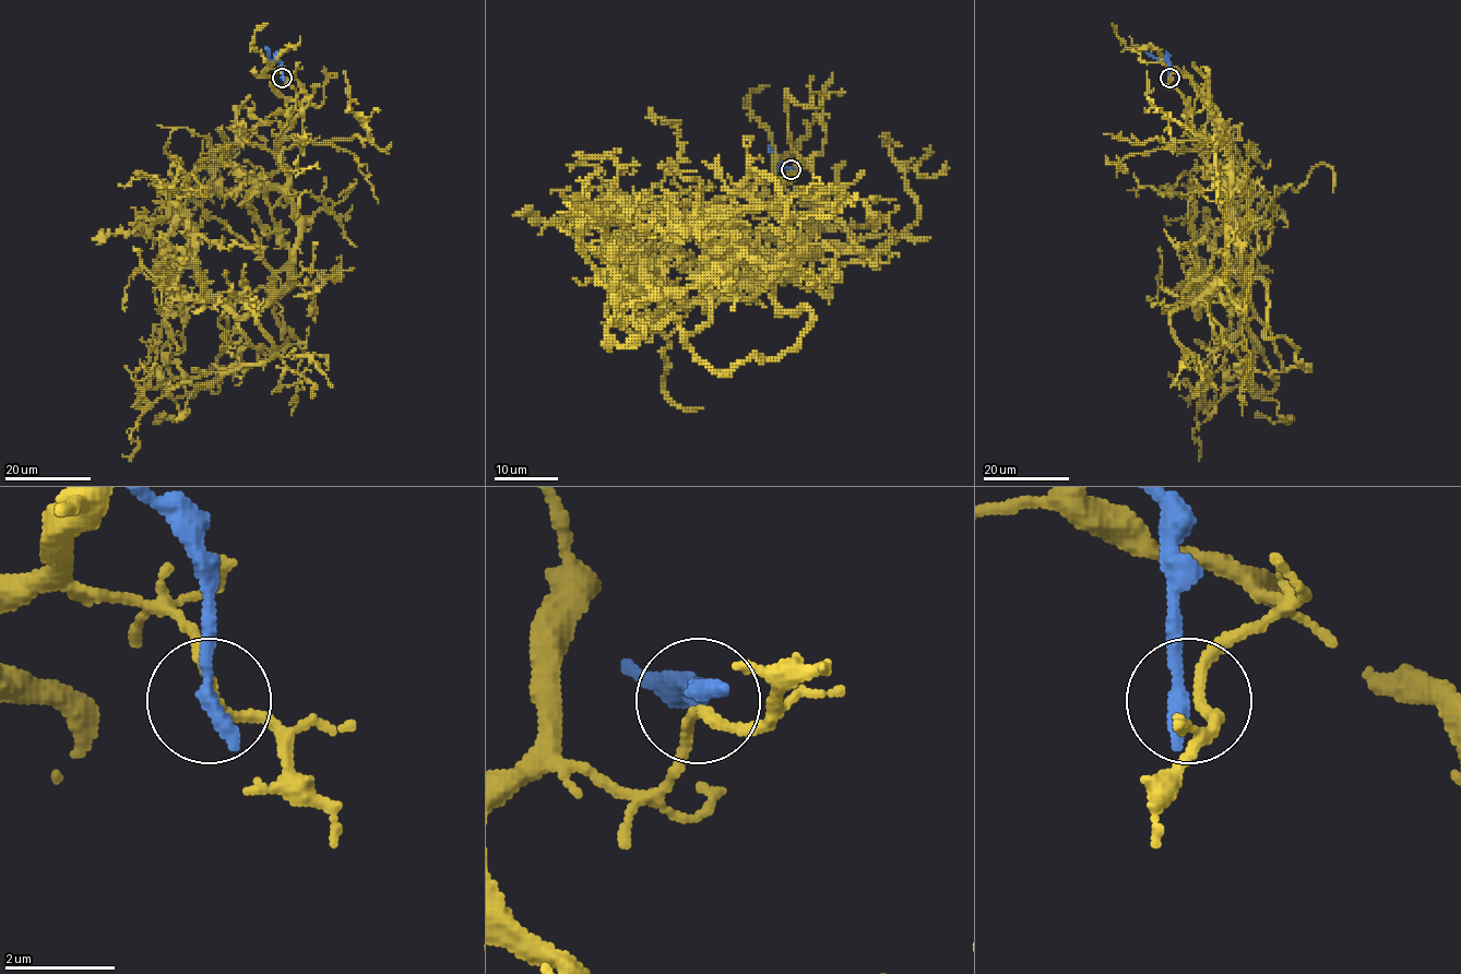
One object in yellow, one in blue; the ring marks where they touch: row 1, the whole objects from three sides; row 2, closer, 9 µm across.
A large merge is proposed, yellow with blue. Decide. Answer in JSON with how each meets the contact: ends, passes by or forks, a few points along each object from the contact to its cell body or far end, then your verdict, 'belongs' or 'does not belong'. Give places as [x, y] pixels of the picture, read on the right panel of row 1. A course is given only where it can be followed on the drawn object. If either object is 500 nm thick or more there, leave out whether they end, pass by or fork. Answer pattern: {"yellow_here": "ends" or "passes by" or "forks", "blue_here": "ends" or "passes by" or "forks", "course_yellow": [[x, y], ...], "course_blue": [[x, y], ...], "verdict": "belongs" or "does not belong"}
{"yellow_here": "passes by", "blue_here": "ends", "course_yellow": [[1170, 76], [1175, 68], [1202, 93], [1230, 170], [1228, 274], [1170, 313], [1211, 380], [1199, 454]], "course_blue": [[1170, 76], [1168, 63], [1142, 48]], "verdict": "does not belong"}

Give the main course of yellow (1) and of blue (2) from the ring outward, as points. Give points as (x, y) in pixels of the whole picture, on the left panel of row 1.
1: (282, 76), (264, 73), (300, 108), (278, 144), (295, 264), (248, 307), (274, 353), (179, 382), (121, 454)
2: (282, 76), (282, 66), (269, 58), (264, 48)

